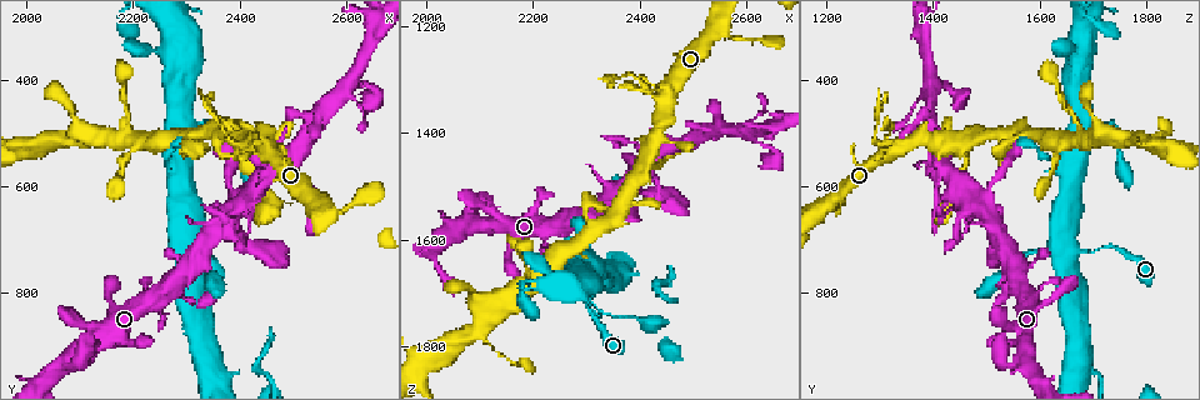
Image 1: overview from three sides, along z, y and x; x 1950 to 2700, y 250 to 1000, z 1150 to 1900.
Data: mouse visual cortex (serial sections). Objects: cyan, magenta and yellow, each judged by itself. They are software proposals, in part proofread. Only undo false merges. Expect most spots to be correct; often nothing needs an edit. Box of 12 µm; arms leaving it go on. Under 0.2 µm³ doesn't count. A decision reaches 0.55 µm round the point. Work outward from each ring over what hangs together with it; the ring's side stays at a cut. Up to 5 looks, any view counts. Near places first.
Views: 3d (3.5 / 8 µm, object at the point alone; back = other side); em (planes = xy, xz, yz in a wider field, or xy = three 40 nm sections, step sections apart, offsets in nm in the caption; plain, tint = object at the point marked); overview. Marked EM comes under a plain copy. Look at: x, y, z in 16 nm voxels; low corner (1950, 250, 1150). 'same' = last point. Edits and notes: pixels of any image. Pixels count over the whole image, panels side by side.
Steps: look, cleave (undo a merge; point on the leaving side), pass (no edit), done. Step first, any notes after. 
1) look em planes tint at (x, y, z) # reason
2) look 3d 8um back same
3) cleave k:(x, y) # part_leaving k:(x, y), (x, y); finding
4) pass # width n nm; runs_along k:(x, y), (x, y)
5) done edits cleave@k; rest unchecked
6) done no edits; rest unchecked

look 3d 3.5um at (2080, 925, 1570) # narrows sharply

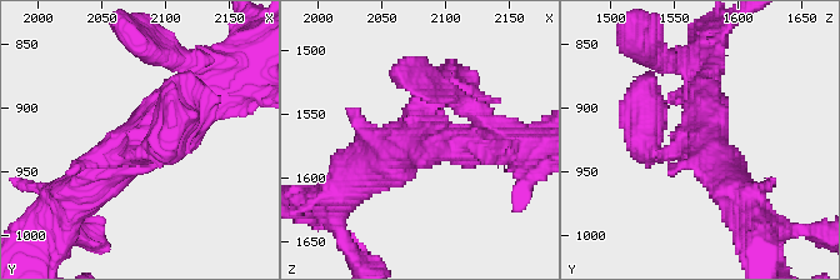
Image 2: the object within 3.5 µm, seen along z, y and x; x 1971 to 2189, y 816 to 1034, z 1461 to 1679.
look em planes tint at (2080, 928, 1570)

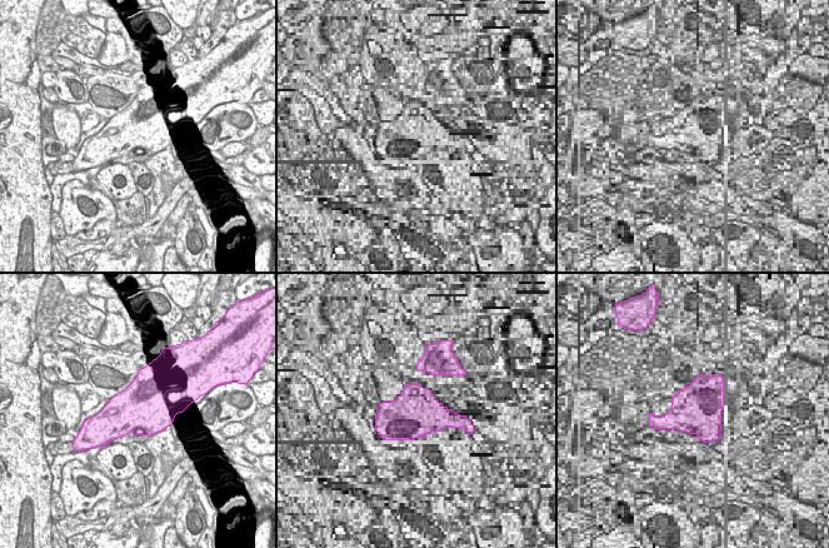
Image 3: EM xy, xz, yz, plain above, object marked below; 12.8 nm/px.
pass # runs_along 2:(209, 91), (133, 141), (79, 195); continuous, no second cell

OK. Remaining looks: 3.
look 3d 3.5um at (2410, 520, 1455) # a fork

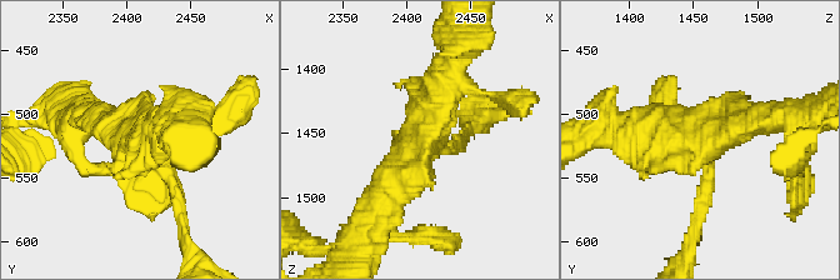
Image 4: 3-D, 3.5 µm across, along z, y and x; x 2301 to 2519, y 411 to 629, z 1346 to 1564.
pass # arms 3; arm_widths 200, 400, 450 nm; runs_along 4:(451, 64), (413, 166), (381, 201); continuous, no second cell

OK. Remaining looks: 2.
done no edits; rest unchecked

